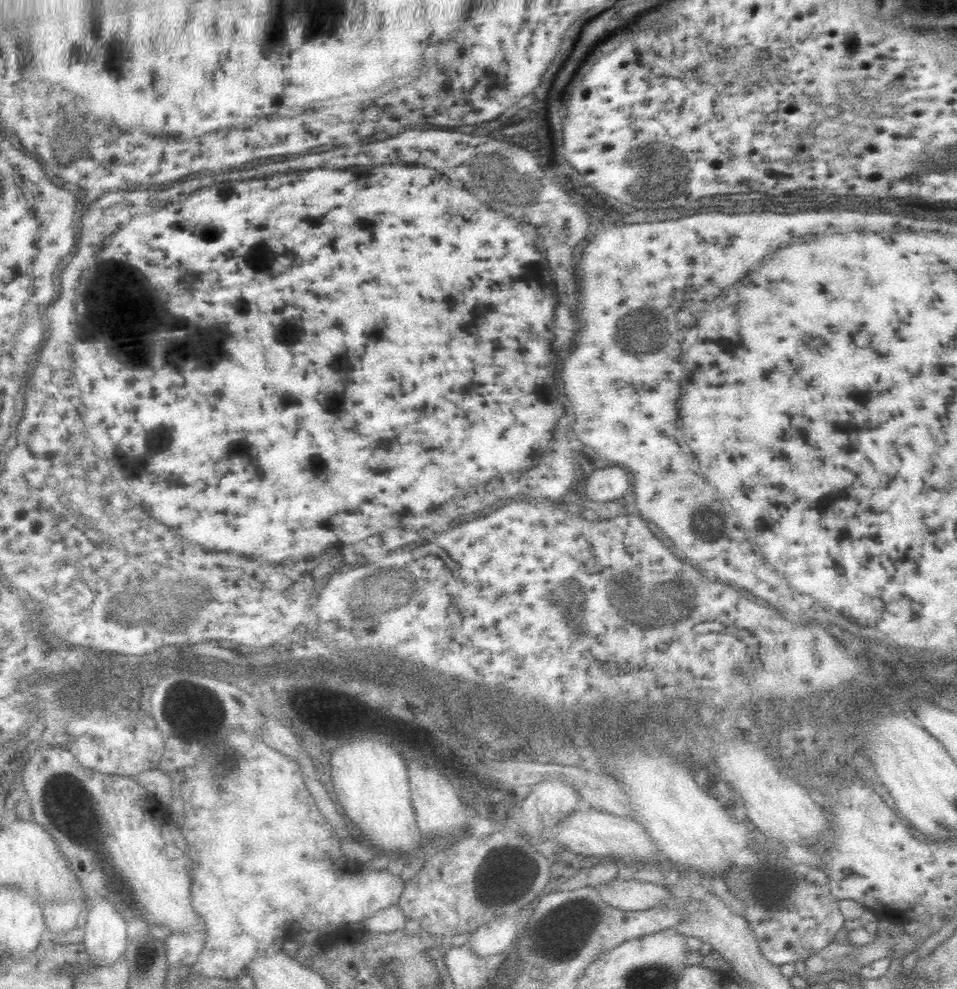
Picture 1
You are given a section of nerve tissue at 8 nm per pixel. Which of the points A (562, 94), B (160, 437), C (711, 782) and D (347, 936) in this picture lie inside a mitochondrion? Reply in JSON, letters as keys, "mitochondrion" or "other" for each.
{"A":"other","B":"mitochondrion","C":"other","D":"other"}

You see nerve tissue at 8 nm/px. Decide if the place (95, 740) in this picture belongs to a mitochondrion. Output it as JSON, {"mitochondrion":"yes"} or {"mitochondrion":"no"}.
{"mitochondrion":"no"}

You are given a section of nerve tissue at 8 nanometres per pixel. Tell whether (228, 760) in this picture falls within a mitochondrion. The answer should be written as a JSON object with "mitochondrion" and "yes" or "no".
{"mitochondrion":"yes"}

